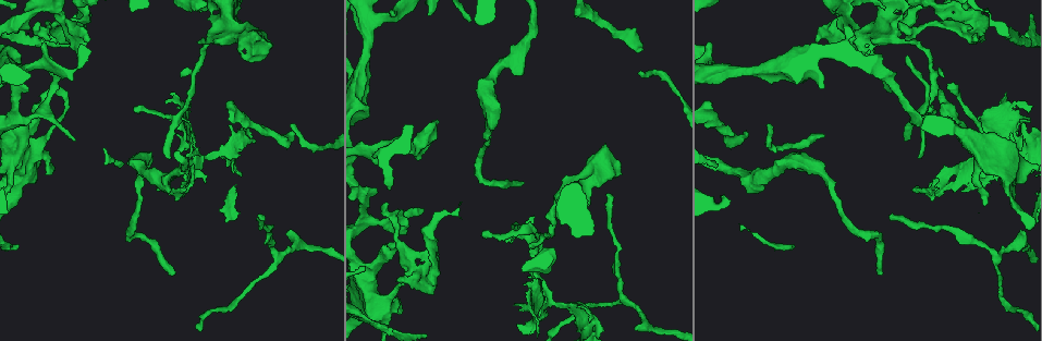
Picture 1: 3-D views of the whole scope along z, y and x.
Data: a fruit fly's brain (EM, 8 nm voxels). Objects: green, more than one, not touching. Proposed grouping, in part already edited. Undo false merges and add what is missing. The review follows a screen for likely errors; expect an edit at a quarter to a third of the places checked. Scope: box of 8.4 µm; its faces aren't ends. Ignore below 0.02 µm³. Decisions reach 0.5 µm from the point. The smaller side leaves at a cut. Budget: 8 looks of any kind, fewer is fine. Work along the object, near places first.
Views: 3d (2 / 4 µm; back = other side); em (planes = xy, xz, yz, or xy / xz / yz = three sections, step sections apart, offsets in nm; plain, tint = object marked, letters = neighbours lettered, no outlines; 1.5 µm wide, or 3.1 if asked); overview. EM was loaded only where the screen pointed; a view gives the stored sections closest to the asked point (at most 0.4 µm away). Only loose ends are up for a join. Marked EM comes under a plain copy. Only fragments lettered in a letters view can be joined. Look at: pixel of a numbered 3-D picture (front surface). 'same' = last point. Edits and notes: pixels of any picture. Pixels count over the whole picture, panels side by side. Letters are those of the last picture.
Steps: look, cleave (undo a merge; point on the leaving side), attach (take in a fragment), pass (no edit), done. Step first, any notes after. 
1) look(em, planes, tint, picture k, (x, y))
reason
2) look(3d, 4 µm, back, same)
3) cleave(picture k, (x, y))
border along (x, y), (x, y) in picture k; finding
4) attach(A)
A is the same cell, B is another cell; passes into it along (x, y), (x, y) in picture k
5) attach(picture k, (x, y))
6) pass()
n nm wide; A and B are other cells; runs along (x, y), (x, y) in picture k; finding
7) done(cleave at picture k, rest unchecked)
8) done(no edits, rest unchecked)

look(em, xz, step 8, tint, picture 1, (962, 167))
abrupt turn

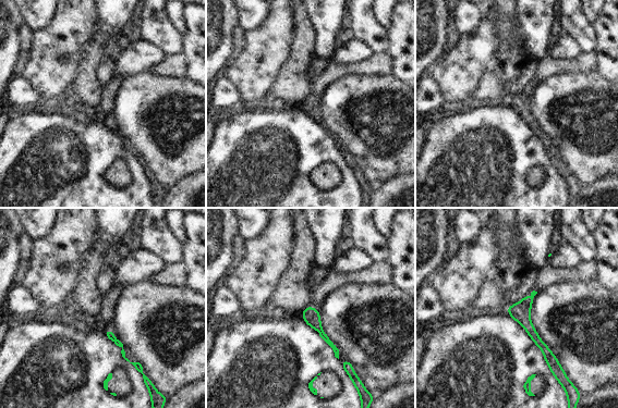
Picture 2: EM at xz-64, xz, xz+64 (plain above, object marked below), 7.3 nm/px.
look(em, planes, letters, same)

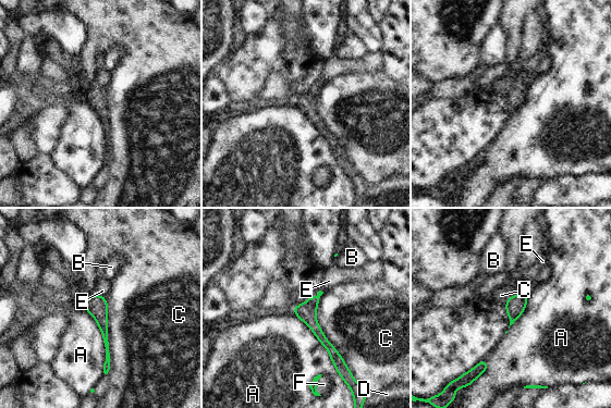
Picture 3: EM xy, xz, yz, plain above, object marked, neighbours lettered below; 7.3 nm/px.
pass()
C touches over 650 nm; A, B, C, D, E and F are other cells; continuous, no second neuron

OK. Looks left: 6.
look(em, planes, tint, picture 1, (903, 39))
thick turns thin

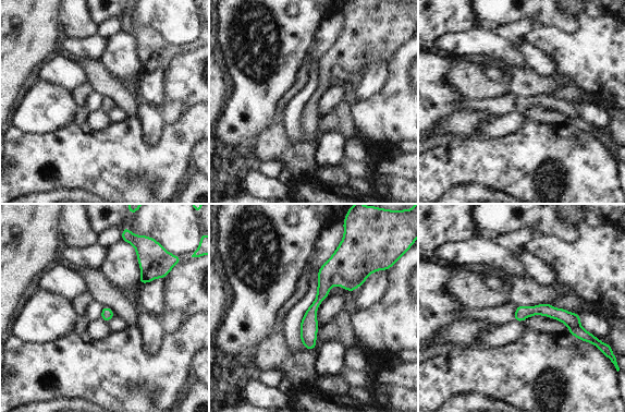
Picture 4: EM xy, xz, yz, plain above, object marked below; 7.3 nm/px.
look(em, planes, letters, same)
what lies round it

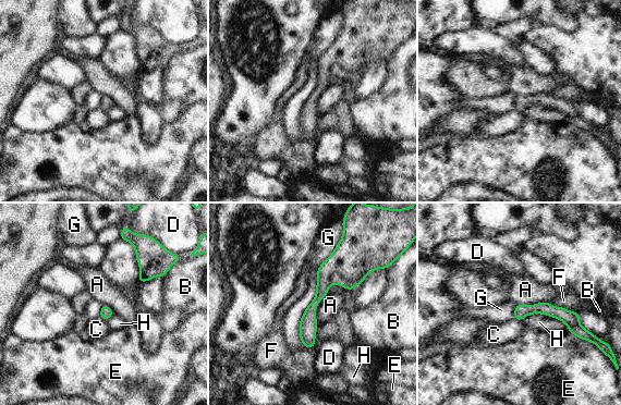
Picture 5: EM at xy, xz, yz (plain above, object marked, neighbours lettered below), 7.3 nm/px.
pass()
G touches over 850 nm; A, B, C, D, E, F, G and H are other cells; runs along (346, 252), (309, 311), (307, 345) in picture 5; continuous, no second neuron

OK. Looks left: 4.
look(3d, 4 µm, picture 1, (413, 147))
abrupt turn

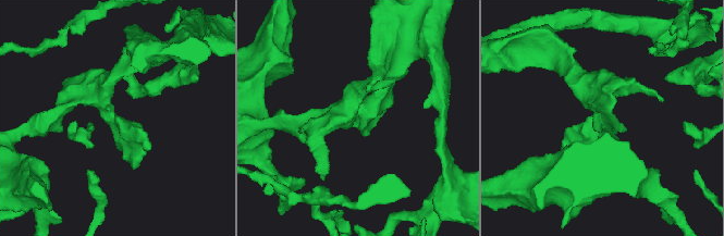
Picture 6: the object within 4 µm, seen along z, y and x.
look(em, planes, letters, picture 6, (107, 111))

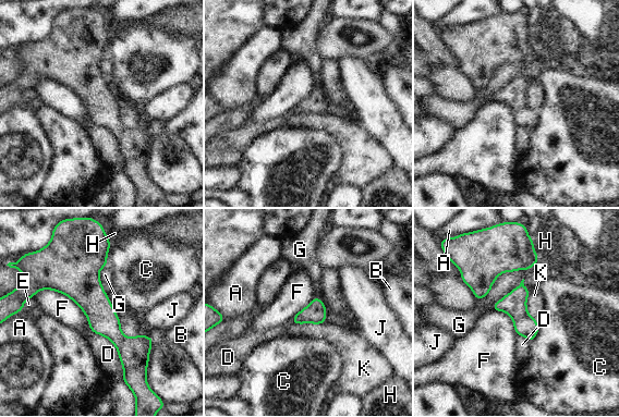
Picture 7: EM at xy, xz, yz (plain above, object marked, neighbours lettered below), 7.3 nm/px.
pass()
A, B, C, D, E, F, G, H, J and K are other cells; border along (32, 297), (65, 294), (90, 329) in picture 7; all the same neuron

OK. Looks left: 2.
done(no edits, rest unchecked)

